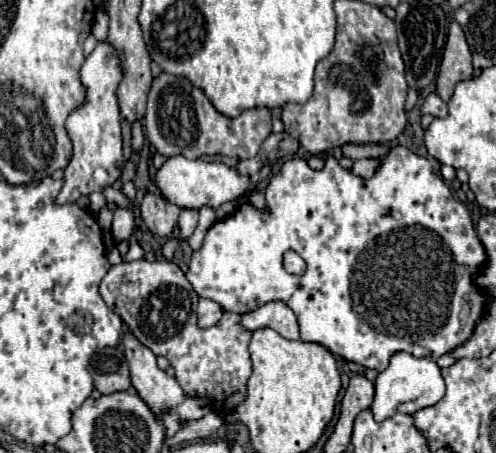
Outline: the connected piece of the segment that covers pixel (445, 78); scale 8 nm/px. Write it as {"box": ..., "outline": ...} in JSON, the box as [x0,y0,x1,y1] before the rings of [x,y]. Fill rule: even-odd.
{"box":[436,22,472,102],"outline":[[[452,22],[444,48],[444,58],[438,70],[436,94],[444,102],[448,102],[454,94],[454,86],[460,80],[468,80],[470,76],[472,76],[472,54],[466,44],[462,28],[458,26],[458,22]]]}

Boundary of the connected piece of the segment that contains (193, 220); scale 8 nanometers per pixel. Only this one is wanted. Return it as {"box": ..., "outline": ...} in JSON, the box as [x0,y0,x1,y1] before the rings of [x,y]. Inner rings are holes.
{"box":[178,210,198,240],"outline":[[[182,210],[180,218],[178,218],[178,230],[180,230],[180,238],[186,240],[192,236],[194,228],[198,224],[198,210]]]}

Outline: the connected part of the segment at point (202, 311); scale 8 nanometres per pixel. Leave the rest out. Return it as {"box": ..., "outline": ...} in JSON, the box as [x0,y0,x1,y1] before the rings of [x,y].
{"box":[198,300,224,328],"outline":[[[200,300],[198,304],[198,324],[202,328],[208,328],[208,326],[214,326],[220,318],[222,318],[224,310],[222,306],[218,306],[218,302],[210,302],[210,300]]]}

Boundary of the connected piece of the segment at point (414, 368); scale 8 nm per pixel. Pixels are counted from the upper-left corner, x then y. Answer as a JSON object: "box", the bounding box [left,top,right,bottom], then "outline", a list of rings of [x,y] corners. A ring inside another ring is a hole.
{"box":[370,352,444,422],"outline":[[[398,352],[390,358],[388,368],[378,374],[374,386],[376,386],[376,396],[370,410],[376,422],[392,418],[394,412],[414,414],[416,410],[436,404],[444,396],[444,380],[440,376],[440,368],[436,366],[436,362],[430,358],[414,358],[406,352]]]}

